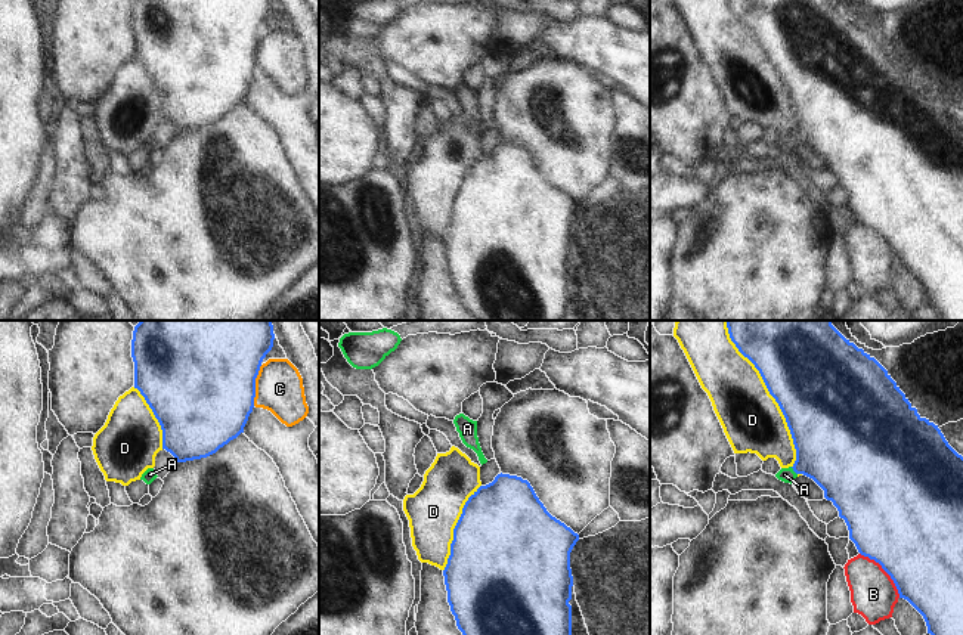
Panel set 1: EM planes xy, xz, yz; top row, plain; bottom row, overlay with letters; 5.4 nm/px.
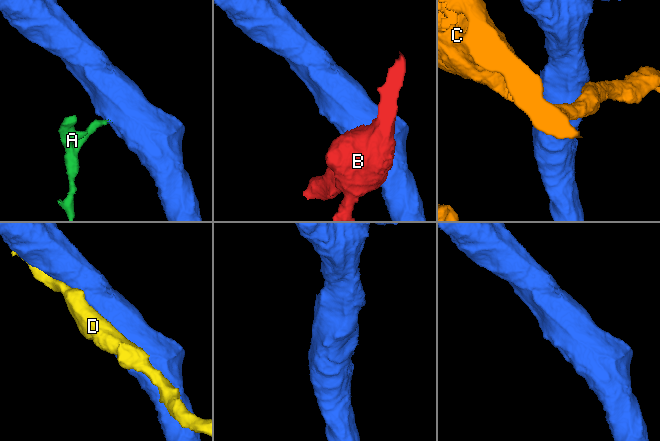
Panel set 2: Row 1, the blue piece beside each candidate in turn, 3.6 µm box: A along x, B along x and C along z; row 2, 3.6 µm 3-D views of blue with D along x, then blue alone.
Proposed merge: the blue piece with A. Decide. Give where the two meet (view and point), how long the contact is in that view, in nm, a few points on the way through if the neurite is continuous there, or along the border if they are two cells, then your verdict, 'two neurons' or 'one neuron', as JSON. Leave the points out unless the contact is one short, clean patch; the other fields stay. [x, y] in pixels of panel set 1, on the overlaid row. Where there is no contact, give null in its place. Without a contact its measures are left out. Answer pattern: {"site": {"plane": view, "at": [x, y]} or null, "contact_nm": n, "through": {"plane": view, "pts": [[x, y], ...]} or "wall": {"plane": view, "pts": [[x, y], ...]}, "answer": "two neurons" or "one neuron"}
{"site": {"plane": "yz", "at": [793, 470]}, "contact_nm": 60, "through": {"plane": "yz", "pts": [[833, 448], [793, 470], [785, 474]]}, "answer": "one neuron"}

